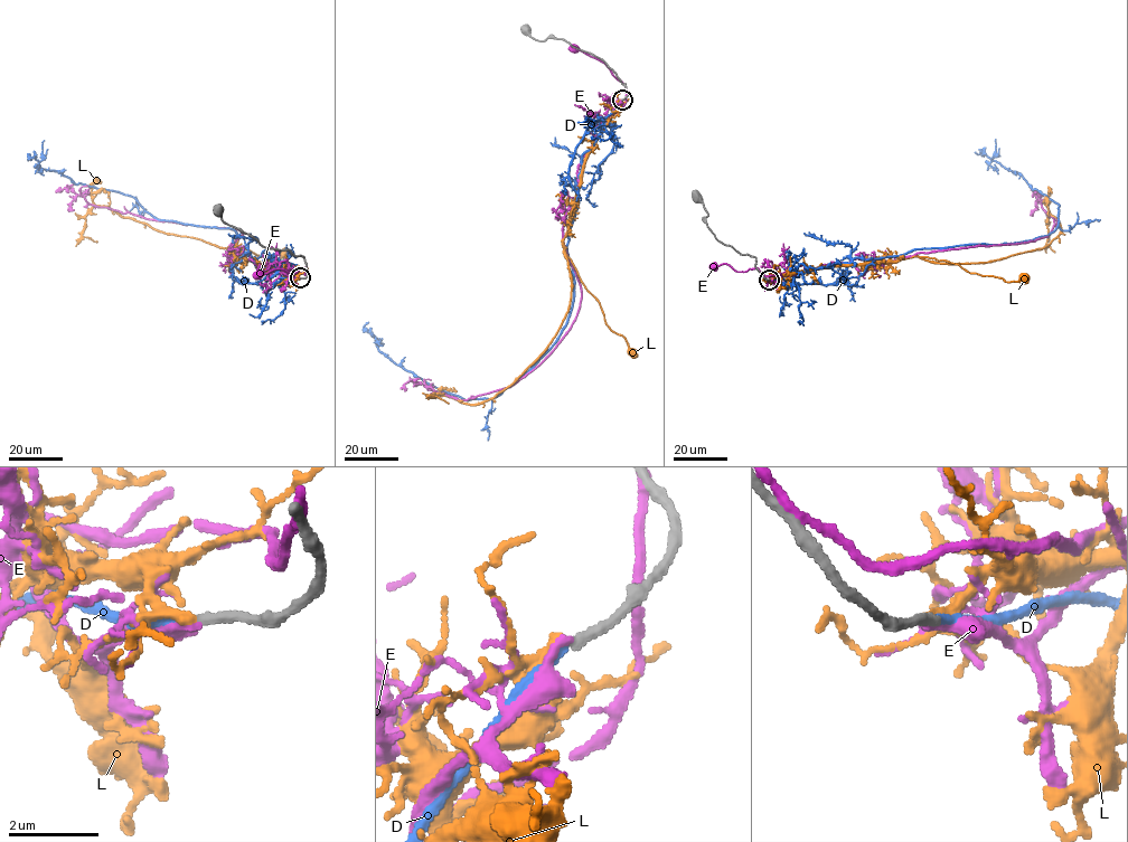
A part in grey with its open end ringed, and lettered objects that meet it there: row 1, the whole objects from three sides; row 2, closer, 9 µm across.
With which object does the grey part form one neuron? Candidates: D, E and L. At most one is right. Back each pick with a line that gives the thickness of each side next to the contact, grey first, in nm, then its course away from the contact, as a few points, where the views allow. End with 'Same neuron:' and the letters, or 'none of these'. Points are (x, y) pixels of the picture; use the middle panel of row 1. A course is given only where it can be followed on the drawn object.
D: calibres 240 and 200 nm; course (621, 100), (582, 154), (567, 324), (527, 371), (494, 398), (466, 399), (387, 358), (368, 322)
Same neuron: D

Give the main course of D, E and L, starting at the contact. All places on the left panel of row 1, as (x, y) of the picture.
D: (300, 277), (260, 266), (235, 246), (229, 228), (157, 219), (133, 198), (76, 183), (28, 159), (34, 157)
E: (300, 277), (293, 280), (288, 272), (306, 274), (306, 267), (289, 274), (273, 270), (256, 275)
L: (300, 277), (248, 259), (228, 249), (242, 247), (257, 256), (278, 258), (287, 254)

